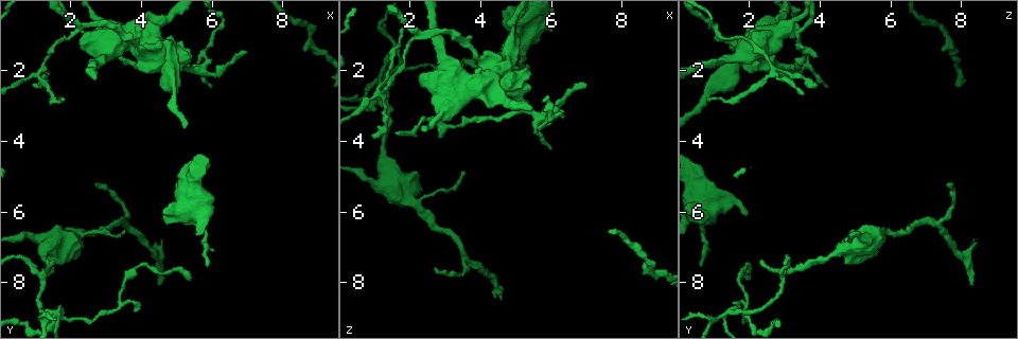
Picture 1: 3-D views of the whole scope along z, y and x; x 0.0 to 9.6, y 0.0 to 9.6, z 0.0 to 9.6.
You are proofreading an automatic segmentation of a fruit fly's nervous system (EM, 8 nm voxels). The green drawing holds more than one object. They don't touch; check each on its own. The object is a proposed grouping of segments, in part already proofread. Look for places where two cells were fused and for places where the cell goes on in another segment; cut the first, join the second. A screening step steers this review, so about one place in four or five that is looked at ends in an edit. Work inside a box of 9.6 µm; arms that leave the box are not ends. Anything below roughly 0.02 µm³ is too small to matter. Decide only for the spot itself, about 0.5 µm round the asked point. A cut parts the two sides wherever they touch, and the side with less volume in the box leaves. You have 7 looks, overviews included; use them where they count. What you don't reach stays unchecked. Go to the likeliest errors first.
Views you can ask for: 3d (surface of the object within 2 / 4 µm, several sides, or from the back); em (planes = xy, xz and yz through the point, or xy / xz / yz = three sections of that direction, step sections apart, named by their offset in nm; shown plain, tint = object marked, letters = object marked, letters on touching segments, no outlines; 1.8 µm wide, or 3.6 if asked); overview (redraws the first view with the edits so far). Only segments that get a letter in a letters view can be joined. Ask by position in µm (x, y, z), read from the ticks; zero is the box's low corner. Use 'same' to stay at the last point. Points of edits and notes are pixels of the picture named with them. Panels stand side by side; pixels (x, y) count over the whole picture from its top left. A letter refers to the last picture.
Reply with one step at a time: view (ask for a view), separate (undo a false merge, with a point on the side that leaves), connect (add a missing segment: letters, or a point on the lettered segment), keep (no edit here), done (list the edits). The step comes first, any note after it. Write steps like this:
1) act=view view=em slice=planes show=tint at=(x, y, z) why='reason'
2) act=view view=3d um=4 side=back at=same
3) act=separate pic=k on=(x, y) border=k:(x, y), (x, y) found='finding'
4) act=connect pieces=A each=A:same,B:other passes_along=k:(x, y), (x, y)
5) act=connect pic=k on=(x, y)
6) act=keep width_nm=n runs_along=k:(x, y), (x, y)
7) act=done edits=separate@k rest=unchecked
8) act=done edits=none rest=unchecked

act=view view=3d um=4 at=(1.35, 8.85, 1.75)

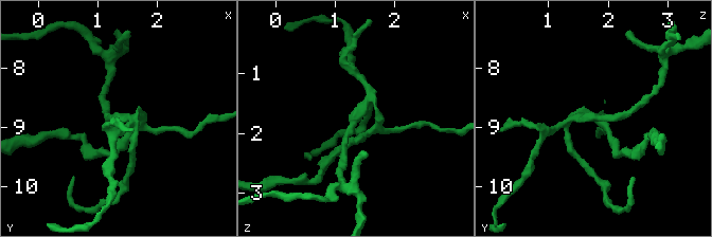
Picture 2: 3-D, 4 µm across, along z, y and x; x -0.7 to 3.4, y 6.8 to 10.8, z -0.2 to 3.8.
act=view view=em slice=xz step=16 show=letters at=(1.35, 8.85, 1.65) why='need the tissue'

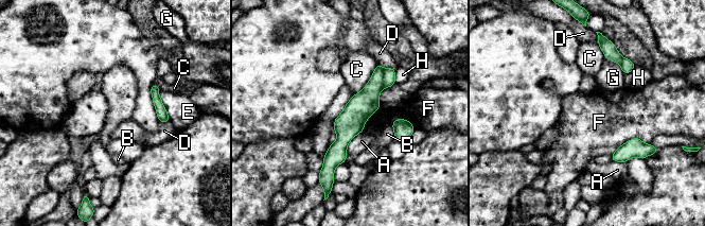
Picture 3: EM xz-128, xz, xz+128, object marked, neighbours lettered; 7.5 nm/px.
act=view view=em slice=planes show=letters at=same

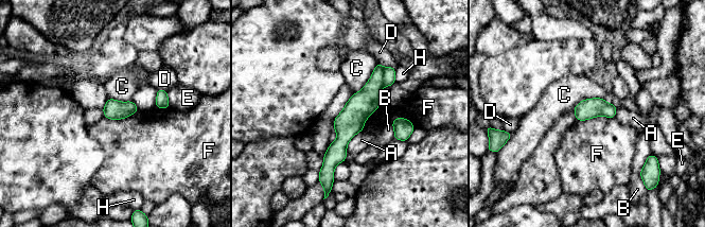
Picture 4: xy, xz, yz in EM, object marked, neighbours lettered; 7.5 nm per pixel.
act=separate pic=4 on=(389, 73) longest_contact=C:320nm each=A:other,B:other,C:other,D:other,E:other,F:other,H:other border=4:(384, 68), (383, 86) found='two cells meet here'

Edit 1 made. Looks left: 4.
act=view view=overview

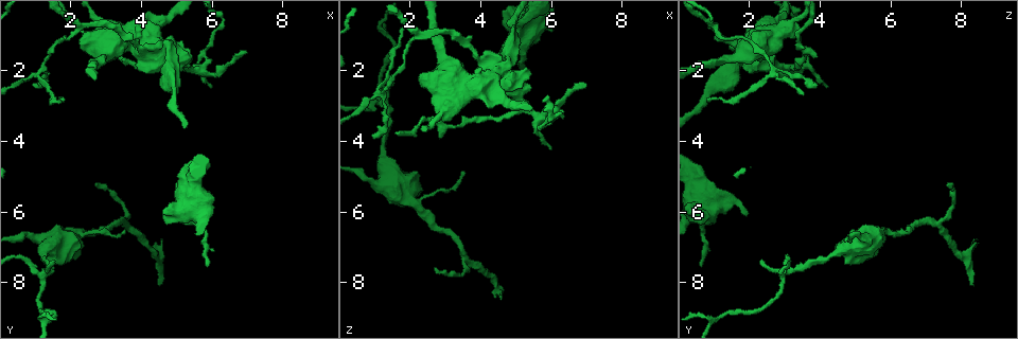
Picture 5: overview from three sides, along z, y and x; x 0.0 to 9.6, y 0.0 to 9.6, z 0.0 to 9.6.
act=view view=em um=3.6 slice=planes show=letters at=(4.75, 1.45, 1.95) why='abrupt turn'

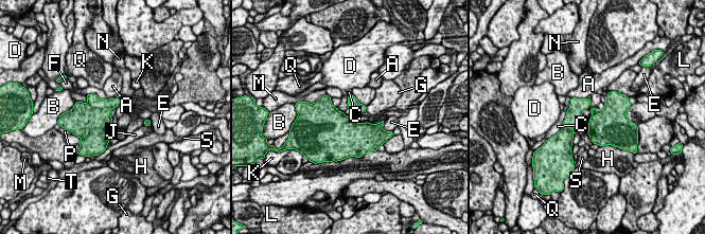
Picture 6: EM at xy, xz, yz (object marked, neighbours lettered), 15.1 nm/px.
act=keep each=A:other,B:other,C:other,D:other,E:other,F:other,G:other,H:other,J:other,K:other,L:other,M:other,N:other,P:other,Q:other,S:other,T:other border=6:(591, 100), (591, 104), (579, 120) found='one cell here'

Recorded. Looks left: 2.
act=view view=em slice=xy step=8 show=tint at=(1.20, 7.25, 4.35) why='thick turns thin'

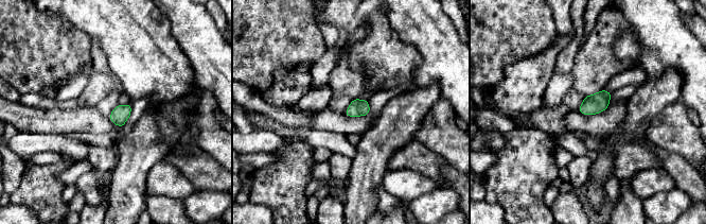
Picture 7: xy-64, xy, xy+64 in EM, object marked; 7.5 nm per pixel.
act=view view=em slice=planes show=letters at=same why='cut it another way'

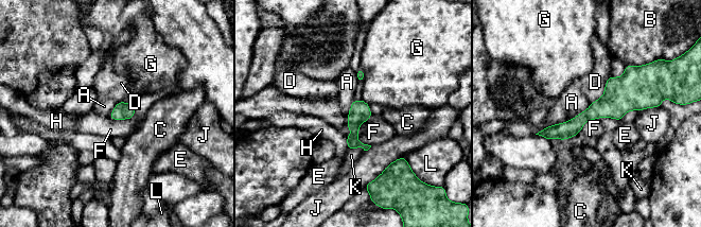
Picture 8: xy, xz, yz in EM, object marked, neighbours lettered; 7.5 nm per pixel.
act=keep each=A:other,B:other,C:other,D:other,E:other,F:other,G:other,H:other,J:other,K:other,L:other border=8:(619, 120), (589, 119), (579, 132) found='continuous, no second cell'

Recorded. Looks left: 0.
act=done edits=separate@4 rest=unchecked

